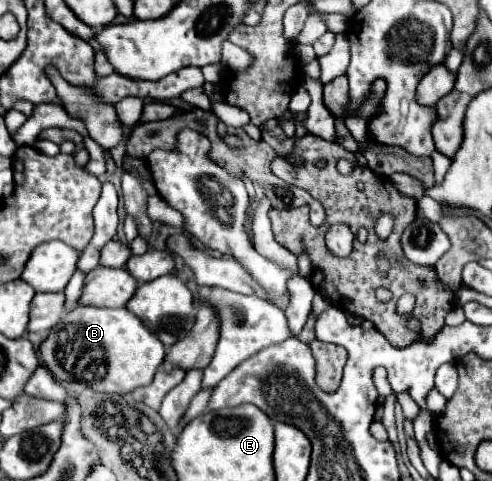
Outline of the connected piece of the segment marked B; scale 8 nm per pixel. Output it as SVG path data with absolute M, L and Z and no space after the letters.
M80 305L62 315L60 323L52 327L40 355L56 381L80 381L102 393L132 393L154 379L156 369L164 361L166 347L126 307L100 309Z

